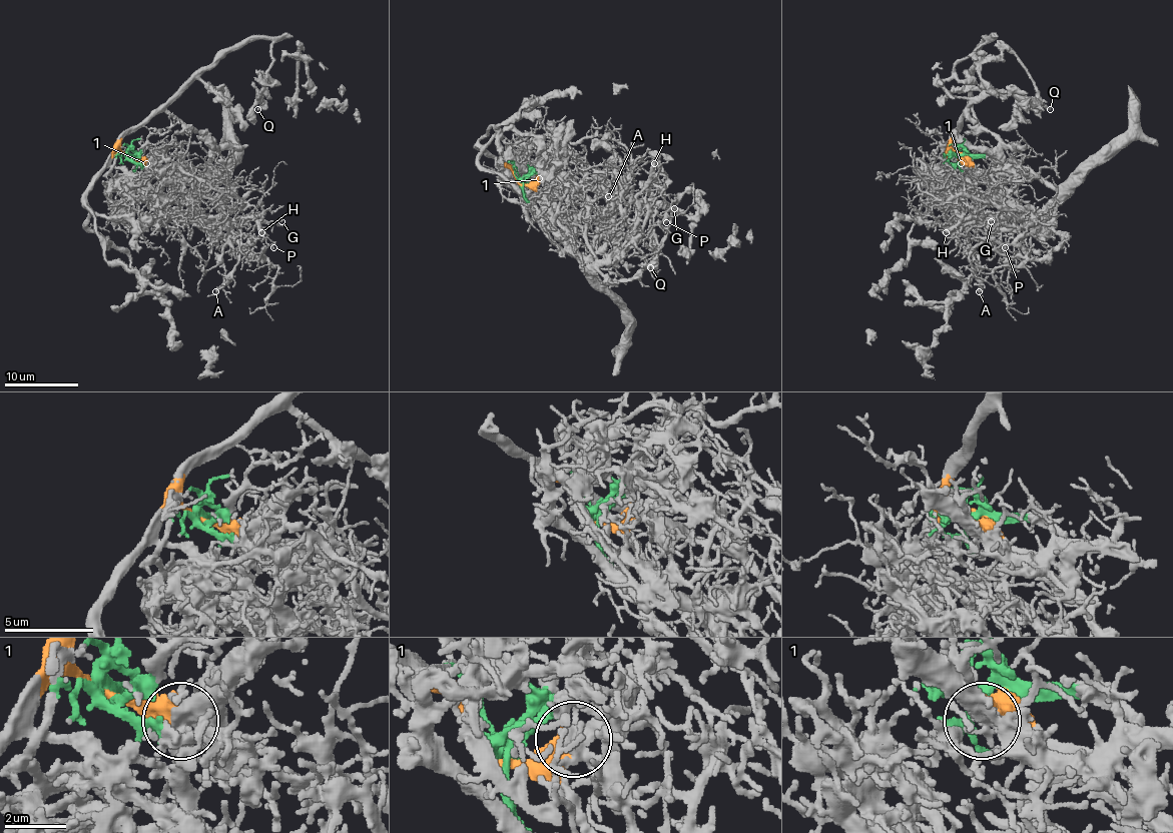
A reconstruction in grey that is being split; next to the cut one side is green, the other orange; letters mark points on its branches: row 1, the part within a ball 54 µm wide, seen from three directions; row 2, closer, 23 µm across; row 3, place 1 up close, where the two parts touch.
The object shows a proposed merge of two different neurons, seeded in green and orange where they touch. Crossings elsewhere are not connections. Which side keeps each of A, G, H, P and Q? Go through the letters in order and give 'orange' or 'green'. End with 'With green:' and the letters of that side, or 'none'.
A: green
G: green
H: green
P: green
Q: orange
With green: A, G, H, P

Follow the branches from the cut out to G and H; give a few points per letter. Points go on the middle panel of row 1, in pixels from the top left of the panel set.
G: (517, 181), (536, 174), (554, 194), (586, 179), (610, 218), (617, 248), (636, 240), (658, 196), (674, 209)
H: (517, 181), (536, 174), (554, 194), (586, 179), (619, 248), (634, 227), (636, 194), (654, 163)

